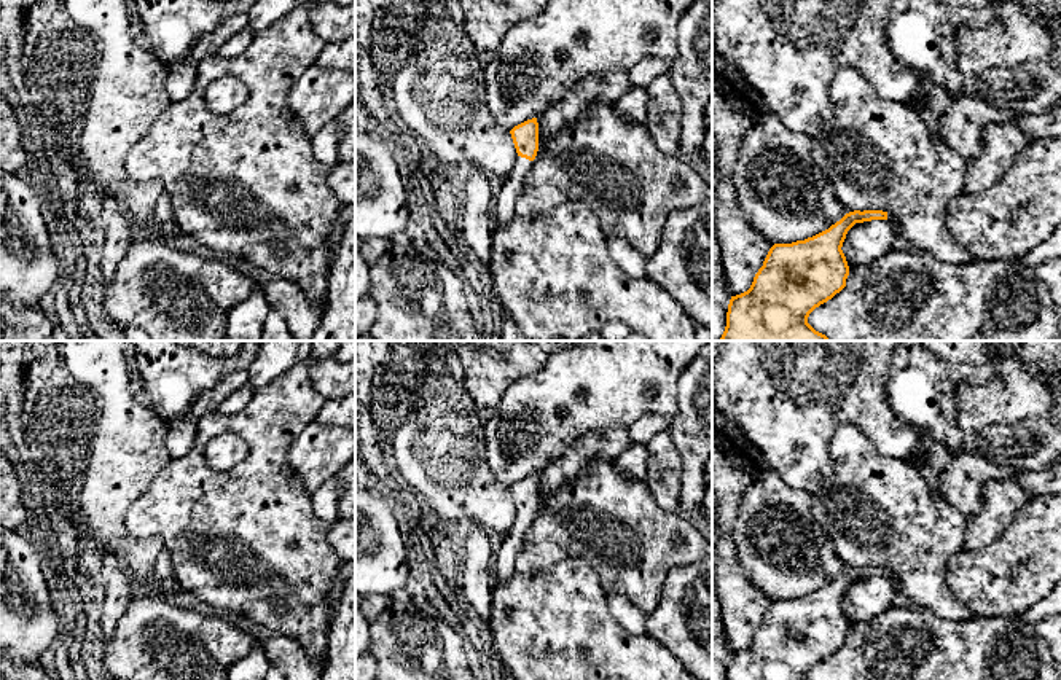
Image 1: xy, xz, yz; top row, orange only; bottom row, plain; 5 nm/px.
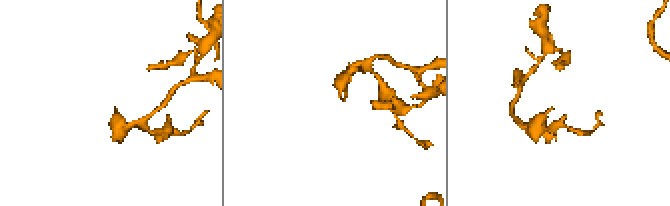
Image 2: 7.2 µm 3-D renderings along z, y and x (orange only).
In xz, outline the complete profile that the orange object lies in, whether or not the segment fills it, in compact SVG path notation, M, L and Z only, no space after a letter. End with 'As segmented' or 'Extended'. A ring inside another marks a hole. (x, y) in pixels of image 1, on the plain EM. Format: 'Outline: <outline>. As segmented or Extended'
Outline: M537 475L527 476L515 483L510 490L518 514L505 540L494 551L492 576L495 583L505 583L516 573L515 559L523 548L523 535L532 526L534 516L538 508Z. Extended

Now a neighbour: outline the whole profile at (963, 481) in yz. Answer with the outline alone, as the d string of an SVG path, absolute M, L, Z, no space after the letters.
M962 451L954 455L949 467L942 473L942 495L964 518L975 516L981 510L983 486L988 481L1016 481L1021 471L1012 467L994 465L985 457Z

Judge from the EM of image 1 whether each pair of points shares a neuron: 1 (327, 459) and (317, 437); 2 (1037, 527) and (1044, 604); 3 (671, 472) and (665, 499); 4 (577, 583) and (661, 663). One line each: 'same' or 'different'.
1: same
2: different
3: same
4: same

